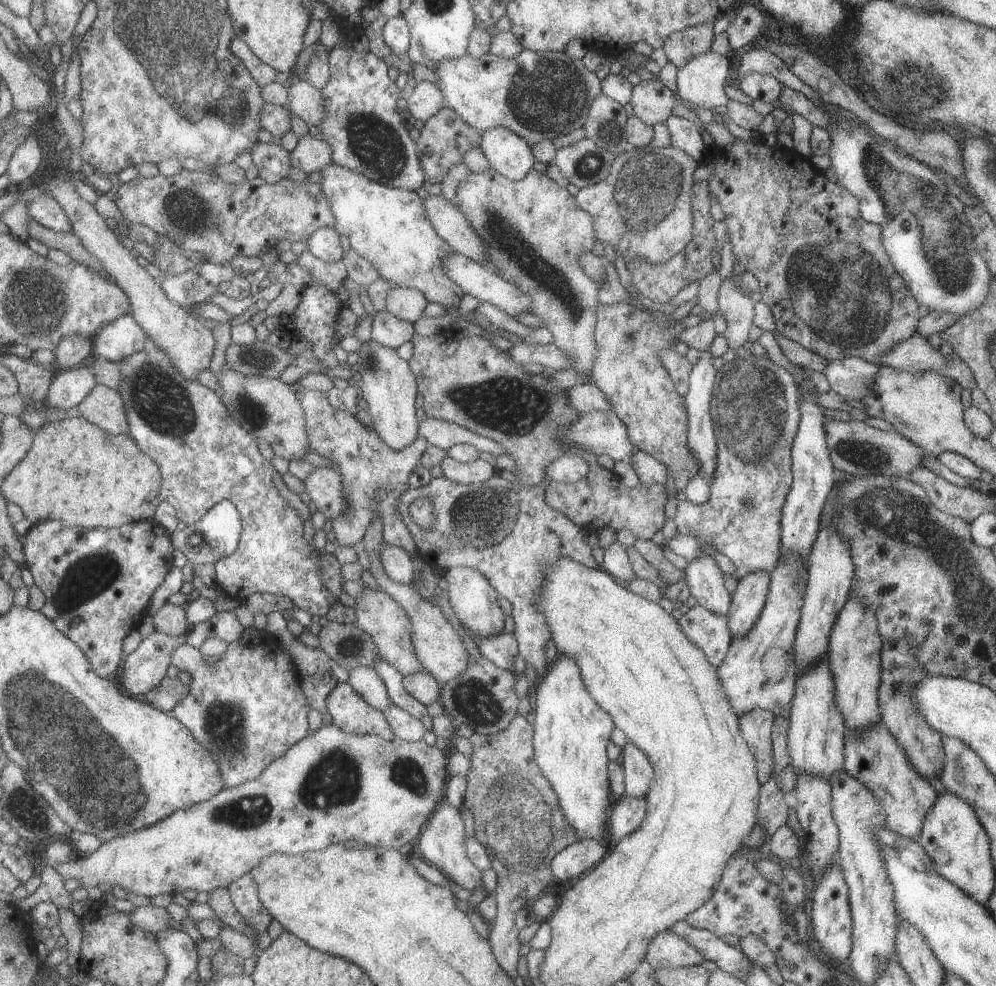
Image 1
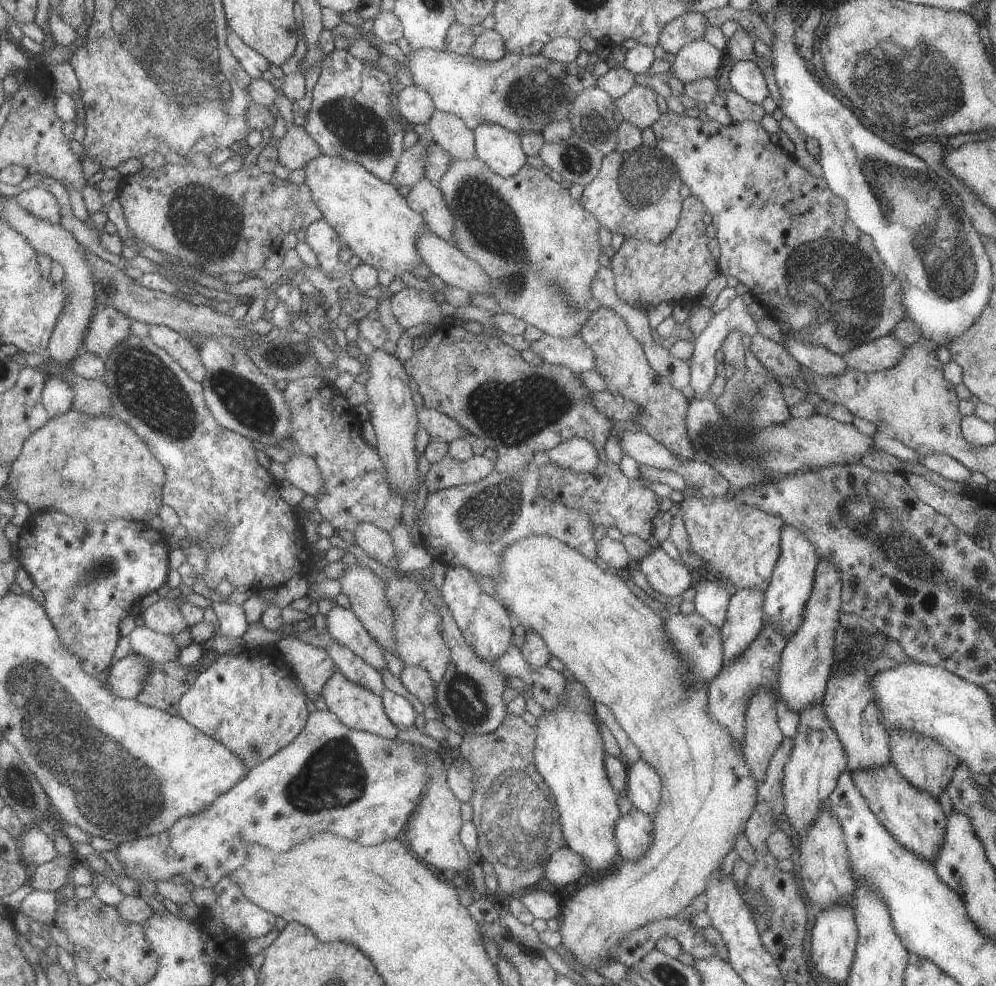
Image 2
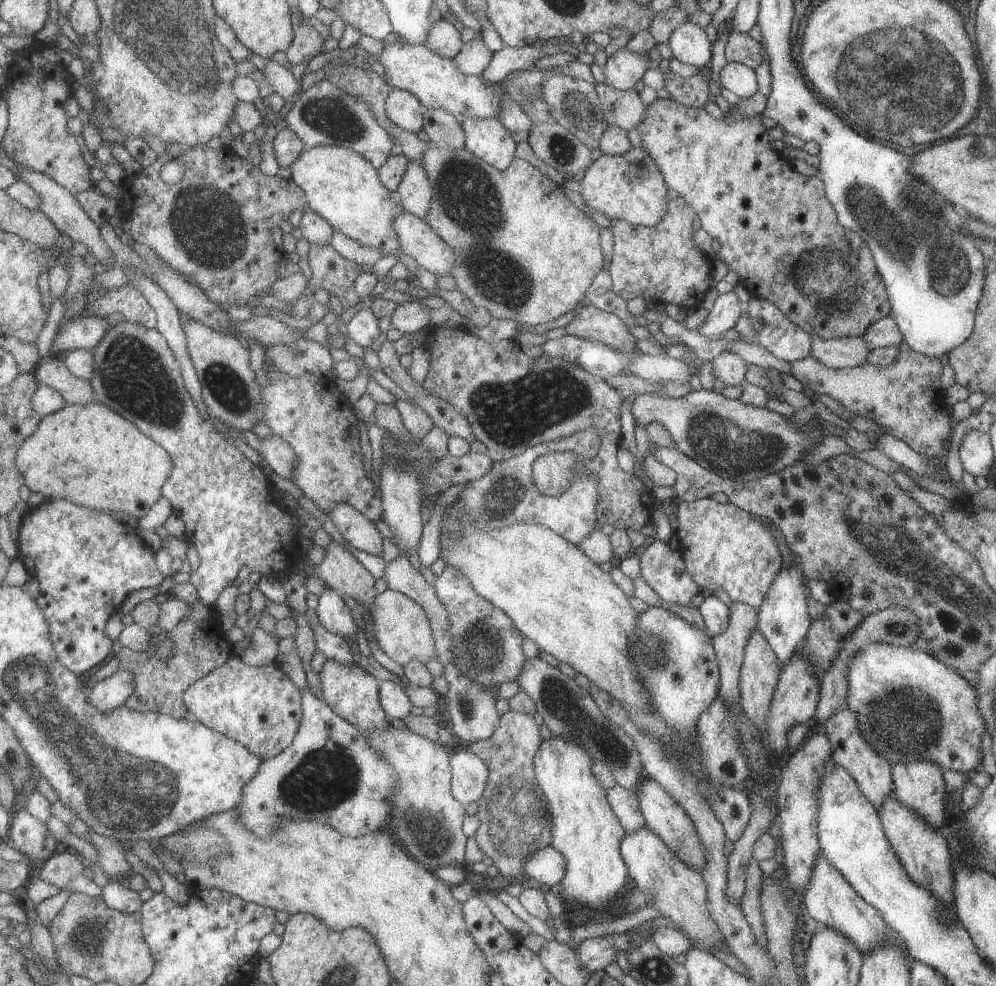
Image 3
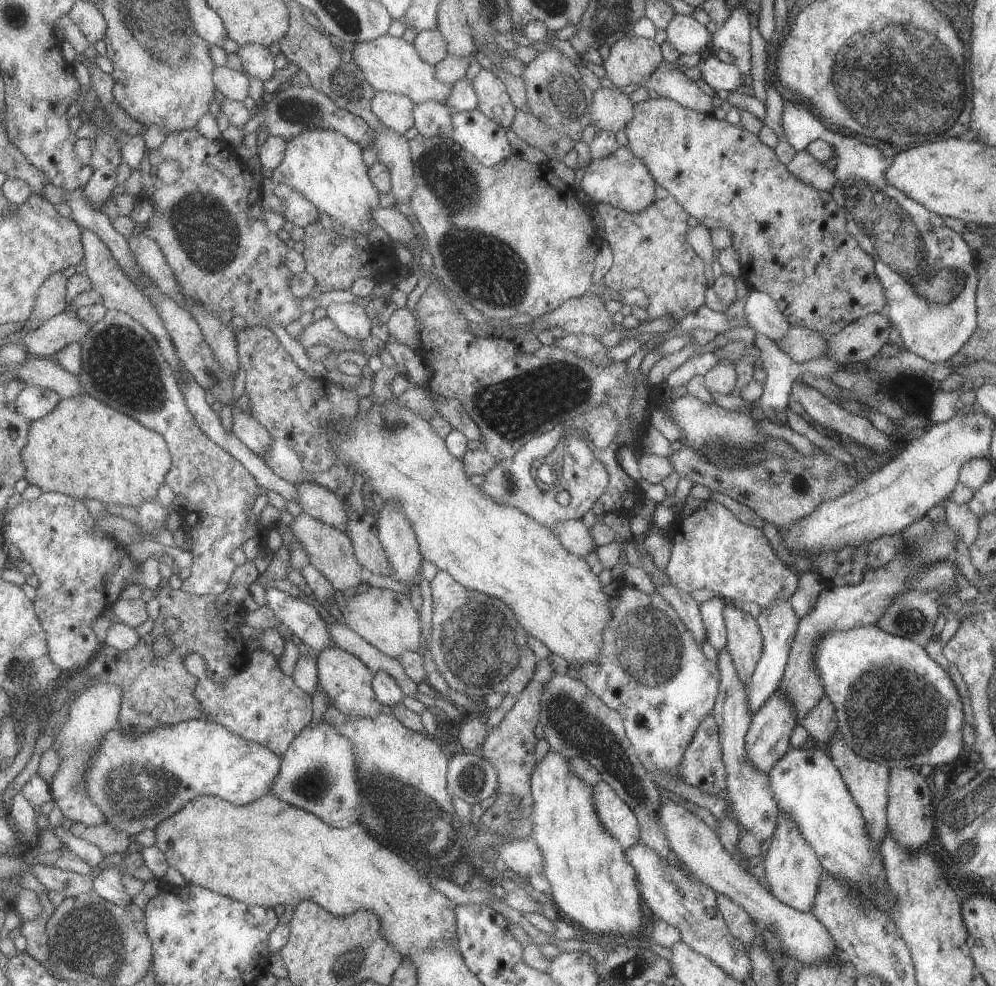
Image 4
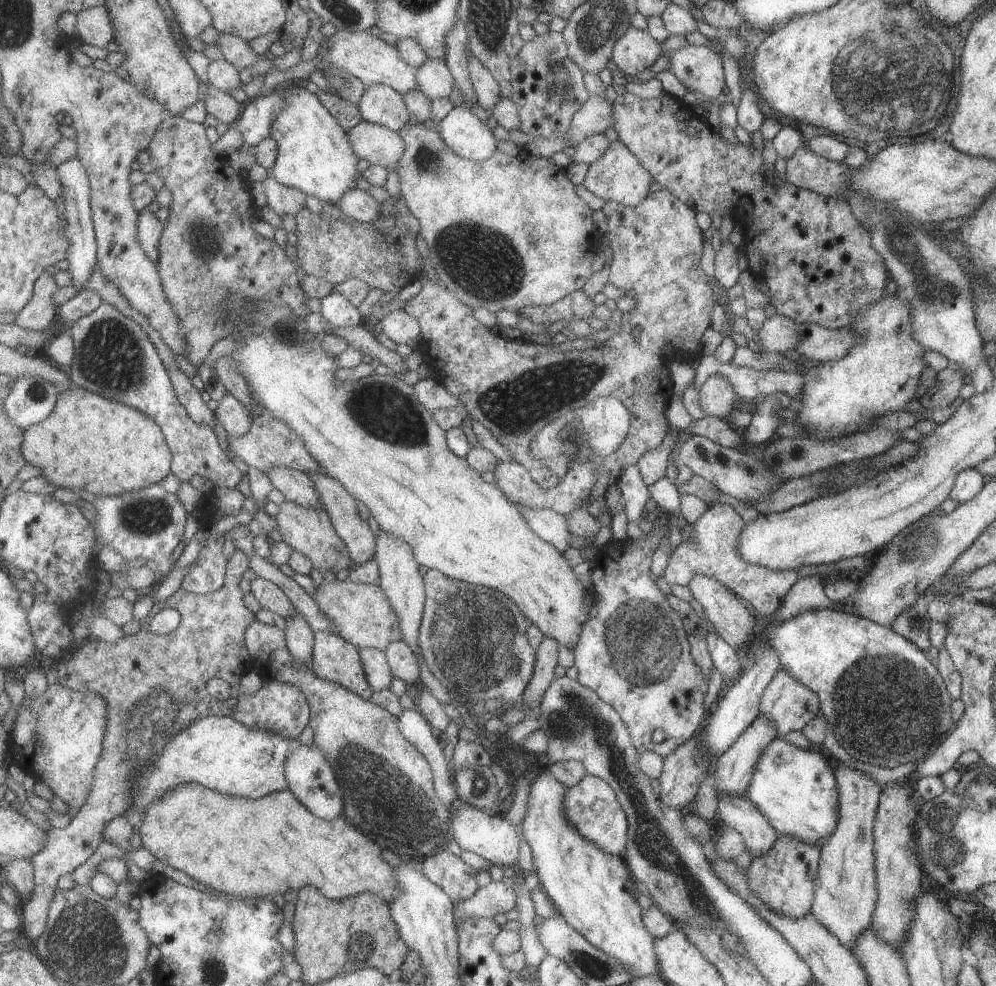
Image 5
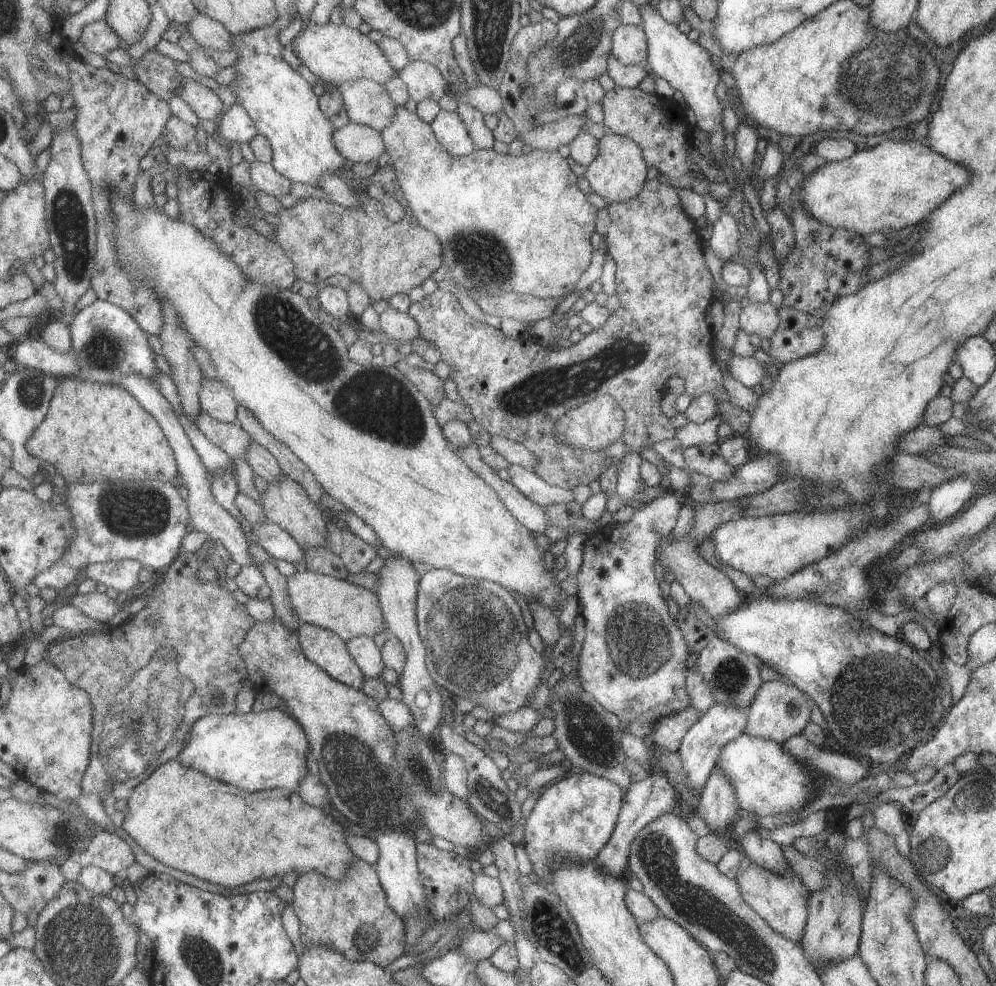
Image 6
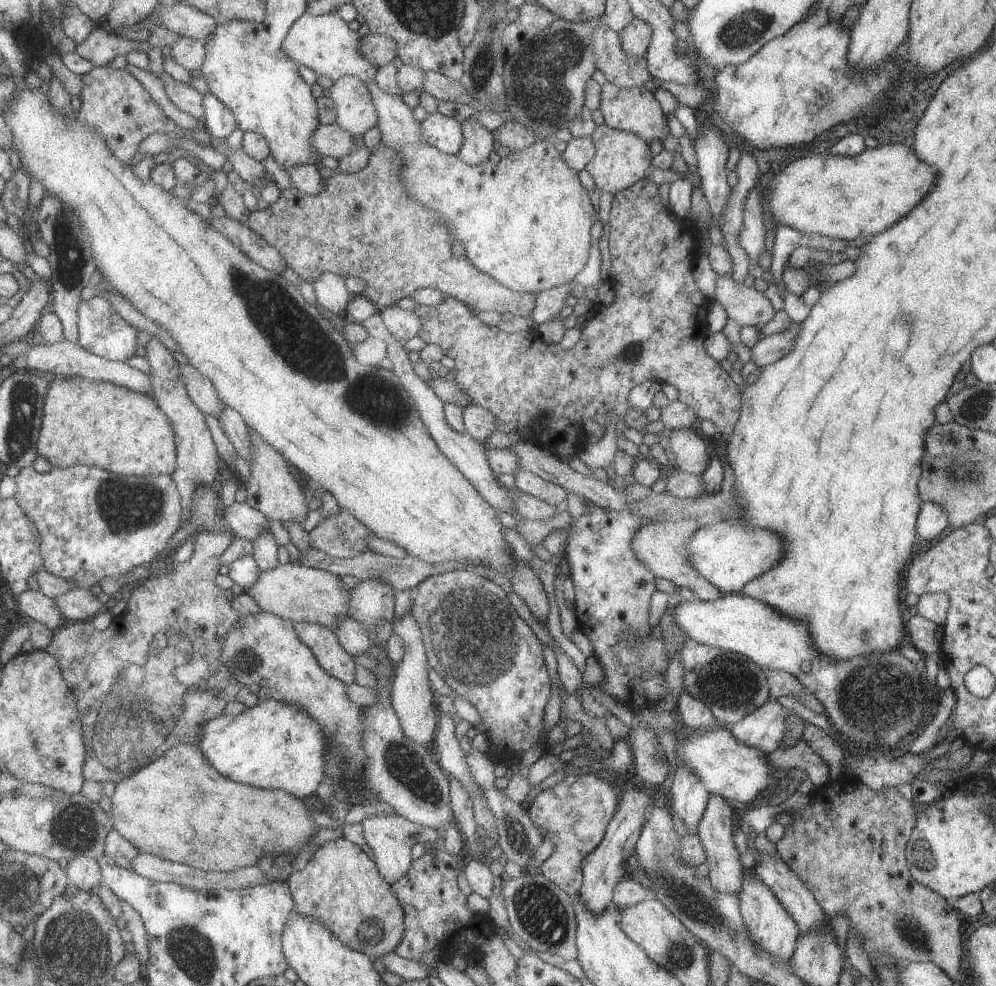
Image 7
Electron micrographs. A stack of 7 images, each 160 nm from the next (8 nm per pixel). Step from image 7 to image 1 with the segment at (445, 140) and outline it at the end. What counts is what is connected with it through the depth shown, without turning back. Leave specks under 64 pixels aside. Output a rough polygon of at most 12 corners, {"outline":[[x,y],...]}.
{"outline":[[506,127],[482,134],[492,169],[513,181],[534,166],[531,145]]}

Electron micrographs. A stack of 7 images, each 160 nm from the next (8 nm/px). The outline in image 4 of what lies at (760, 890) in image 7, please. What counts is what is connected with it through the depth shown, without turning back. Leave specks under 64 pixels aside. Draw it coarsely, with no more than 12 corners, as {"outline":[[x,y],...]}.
{"outline":[[782,811],[763,854],[768,890],[810,913],[825,871]]}

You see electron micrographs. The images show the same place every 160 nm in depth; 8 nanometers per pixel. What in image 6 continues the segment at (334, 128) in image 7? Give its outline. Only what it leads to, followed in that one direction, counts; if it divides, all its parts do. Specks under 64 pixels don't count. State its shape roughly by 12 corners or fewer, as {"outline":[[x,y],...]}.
{"outline":[[356,123],[335,129],[338,152],[354,163],[378,161],[380,131]]}

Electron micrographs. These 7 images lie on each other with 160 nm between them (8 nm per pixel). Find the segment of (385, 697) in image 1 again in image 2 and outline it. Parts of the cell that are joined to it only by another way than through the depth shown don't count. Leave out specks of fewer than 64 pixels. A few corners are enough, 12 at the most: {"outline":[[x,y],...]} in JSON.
{"outline":[[338,642],[326,650],[350,682],[379,697],[379,670]]}

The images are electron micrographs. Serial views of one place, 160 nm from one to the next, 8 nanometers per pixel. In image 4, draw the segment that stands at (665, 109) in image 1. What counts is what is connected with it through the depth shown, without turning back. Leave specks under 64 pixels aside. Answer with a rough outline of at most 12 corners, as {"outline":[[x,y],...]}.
{"outline":[[618,87],[593,94],[591,124],[617,133],[633,119],[634,103]]}

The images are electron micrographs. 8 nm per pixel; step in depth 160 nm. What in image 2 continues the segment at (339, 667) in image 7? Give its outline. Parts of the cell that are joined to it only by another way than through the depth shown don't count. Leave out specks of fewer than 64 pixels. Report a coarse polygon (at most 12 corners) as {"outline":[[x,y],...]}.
{"outline":[[337,670],[324,685],[329,711],[390,740],[399,728],[382,697]]}

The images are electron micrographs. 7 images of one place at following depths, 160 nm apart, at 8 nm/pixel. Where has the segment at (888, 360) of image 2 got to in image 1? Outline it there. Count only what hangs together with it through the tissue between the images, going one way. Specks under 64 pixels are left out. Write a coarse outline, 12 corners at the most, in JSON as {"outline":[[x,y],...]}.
{"outline":[[922,333],[893,346],[882,365],[935,371],[974,390],[976,379],[956,354],[933,348]]}

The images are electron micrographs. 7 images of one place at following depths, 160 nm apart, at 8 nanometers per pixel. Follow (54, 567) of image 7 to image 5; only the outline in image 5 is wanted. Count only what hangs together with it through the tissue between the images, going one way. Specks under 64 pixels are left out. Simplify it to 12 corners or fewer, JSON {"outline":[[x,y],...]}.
{"outline":[[161,483],[97,497],[96,540],[167,576],[188,518]]}

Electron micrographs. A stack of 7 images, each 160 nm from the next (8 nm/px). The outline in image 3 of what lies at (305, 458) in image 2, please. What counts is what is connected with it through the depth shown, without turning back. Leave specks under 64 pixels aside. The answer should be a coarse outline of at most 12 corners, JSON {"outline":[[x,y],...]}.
{"outline":[[281,436],[260,439],[271,471],[293,480],[297,452]]}

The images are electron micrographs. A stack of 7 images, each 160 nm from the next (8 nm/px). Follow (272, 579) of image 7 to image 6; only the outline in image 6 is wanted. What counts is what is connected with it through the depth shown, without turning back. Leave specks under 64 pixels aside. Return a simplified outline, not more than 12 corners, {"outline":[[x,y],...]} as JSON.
{"outline":[[295,572],[288,602],[301,623],[342,641],[384,633],[377,594]]}

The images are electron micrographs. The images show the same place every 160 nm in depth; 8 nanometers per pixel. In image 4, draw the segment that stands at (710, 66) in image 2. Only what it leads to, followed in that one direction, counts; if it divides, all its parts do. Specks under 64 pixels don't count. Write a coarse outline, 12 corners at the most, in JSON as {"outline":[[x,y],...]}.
{"outline":[[675,14],[667,41],[684,56],[711,51],[712,33],[692,15]]}

